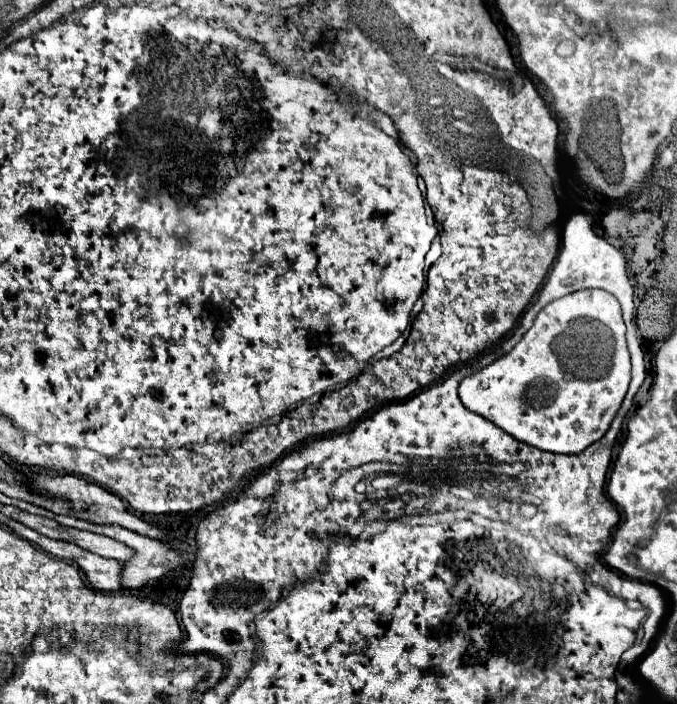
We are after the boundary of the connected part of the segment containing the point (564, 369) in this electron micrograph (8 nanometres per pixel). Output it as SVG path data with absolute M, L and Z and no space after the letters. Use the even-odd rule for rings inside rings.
M583 289L551 301L539 311L533 327L511 353L493 361L459 385L463 405L487 417L515 439L549 453L581 453L599 441L617 415L631 381L631 363L625 343L625 323L619 301L603 289Z

